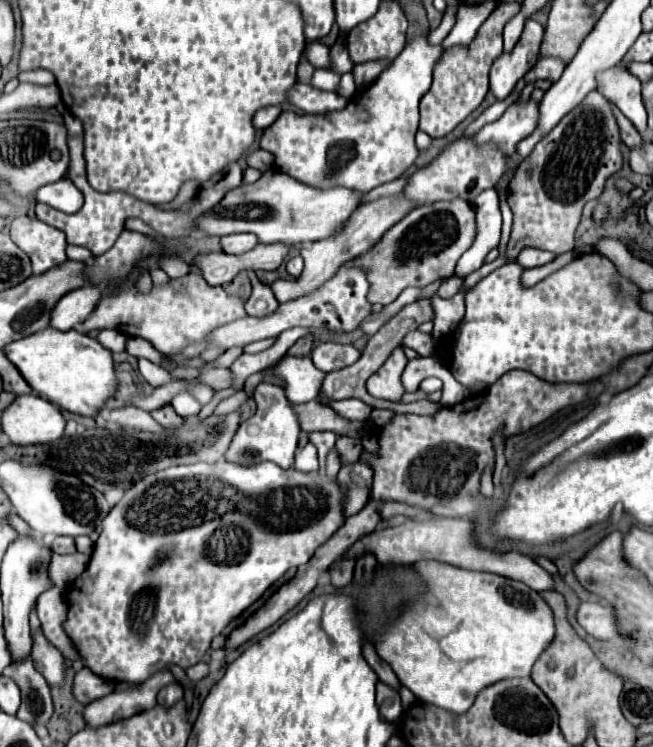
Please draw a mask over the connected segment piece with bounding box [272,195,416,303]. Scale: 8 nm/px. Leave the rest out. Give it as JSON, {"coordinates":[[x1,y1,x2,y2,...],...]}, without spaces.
{"coordinates":[[392,195,392,197,384,197,384,199,378,199,378,201,372,201,372,203,366,203,362,207,358,207,354,211,354,215,350,215,350,219,346,221,346,227,338,233,338,235,332,235,332,237,326,237,322,241,314,241,314,243,308,243,302,247,302,251,306,251,306,263,304,263,304,271,302,275,296,279,296,281,276,281,272,285,272,291,276,295,276,299,280,303,284,301,290,301,290,299,296,299,298,295,304,295,308,293,310,289,316,289,318,285,322,285,326,279,330,279,338,267,344,263,344,261,350,261,358,255,362,255,364,251,368,251,376,241,382,239,384,231,388,231,392,225,396,225,408,211,412,211,416,205,402,199,400,195]]}

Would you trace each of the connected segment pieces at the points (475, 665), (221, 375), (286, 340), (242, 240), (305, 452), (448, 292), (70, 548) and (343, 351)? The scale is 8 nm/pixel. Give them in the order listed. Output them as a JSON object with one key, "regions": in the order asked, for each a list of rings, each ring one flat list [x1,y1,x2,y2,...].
{"regions":[[[418,561,414,573,426,585,424,591,404,605,402,613,376,629,376,653,392,667,402,685,406,685,420,701,432,703,452,713,466,713,478,691,508,677,528,677,538,655,554,639,554,617,546,601,520,581,512,581,494,573,458,569,442,561]],[[204,369,204,371,198,375,198,381,200,381,202,385,212,387,214,391,228,389,228,385,230,385,230,371,228,371,228,369]],[[292,327,284,333,280,333,280,337,276,339,276,343,272,345,272,349,288,349,292,347,300,337,306,337,310,333,310,329,304,329,304,327]],[[240,233,240,235,226,235,220,239,220,245,222,245,222,251,224,253,246,253,250,251,252,247,256,247,258,239,252,235,252,233]],[[306,445,304,449,300,449,296,453,296,463,294,463,294,469,296,471,302,471,302,473,312,473,312,471,318,471,318,457,316,457,316,449,314,445]],[[452,275,452,277,448,277,448,279,442,281,442,285,438,289,438,295,444,297,444,299,448,299,448,297,456,295,460,291,460,287,462,287,462,279,456,277,456,275]],[[56,537,56,539,52,541,52,551,54,551,54,553,60,553,60,555,74,553,74,551,76,551,74,539,72,539,72,537]],[[322,341,312,349,312,361,324,373,338,371,346,365,352,365,358,357,360,351,354,345,340,345,332,341]]]}

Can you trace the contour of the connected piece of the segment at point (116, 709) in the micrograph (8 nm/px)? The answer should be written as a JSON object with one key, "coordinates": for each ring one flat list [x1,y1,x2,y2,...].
{"coordinates":[[160,671,152,679,148,679,142,685,136,685,134,689,116,691,108,697,96,699,90,705,84,707,82,715,88,727,102,727,108,723,114,723,118,719,132,717,140,711,152,709,156,705,156,693,164,687,174,683,174,675,170,671]]}

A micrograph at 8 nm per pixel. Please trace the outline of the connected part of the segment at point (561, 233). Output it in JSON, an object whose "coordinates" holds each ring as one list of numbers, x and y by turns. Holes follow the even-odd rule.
{"coordinates":[[590,91,584,101,566,113,564,119,518,165,506,197,514,215,508,241,510,259,514,259,524,247,544,249,554,255,574,249,574,231,580,223,584,205,598,199,606,179,618,173,624,165,620,129,614,113,610,117,610,109,610,103,598,91],[562,145,564,157,554,157]]}

